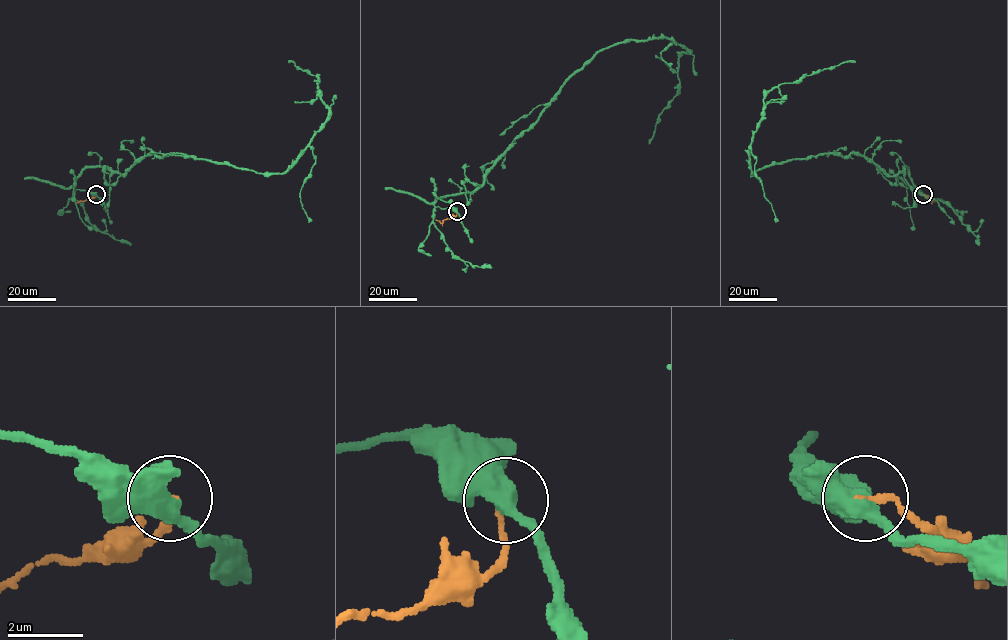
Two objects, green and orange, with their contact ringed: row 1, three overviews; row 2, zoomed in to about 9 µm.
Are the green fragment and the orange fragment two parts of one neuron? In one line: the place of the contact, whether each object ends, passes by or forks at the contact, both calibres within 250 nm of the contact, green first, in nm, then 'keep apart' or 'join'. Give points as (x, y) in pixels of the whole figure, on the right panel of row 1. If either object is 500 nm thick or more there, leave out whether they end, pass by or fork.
place (923, 194); green passes by; orange ends; calibres 480 and 170 nm; keep apart

